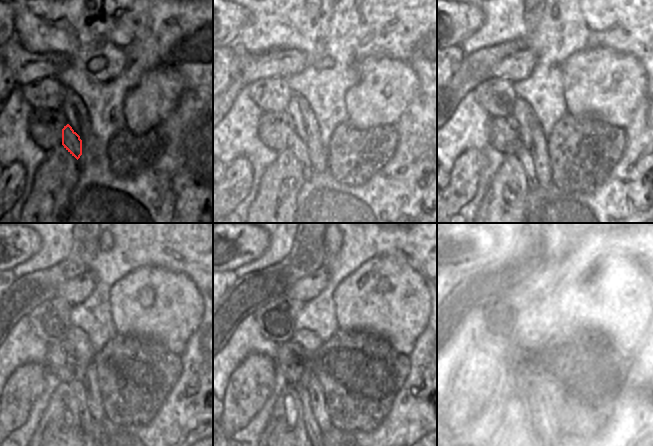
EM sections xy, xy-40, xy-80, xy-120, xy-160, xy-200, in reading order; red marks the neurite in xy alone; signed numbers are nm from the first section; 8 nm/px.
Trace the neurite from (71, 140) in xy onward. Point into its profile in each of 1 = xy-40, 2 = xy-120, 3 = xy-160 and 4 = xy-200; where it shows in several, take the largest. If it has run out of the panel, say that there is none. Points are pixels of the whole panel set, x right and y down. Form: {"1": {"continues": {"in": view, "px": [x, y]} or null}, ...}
{"1": {"continues": {"in": "xy-40", "px": [299, 148]}}, "2": {"continues": {"in": "xy-120", "px": [77, 386]}}, "3": {"continues": {"in": "xy-160", "px": [311, 425]}}, "4": {"continues": {"in": "xy-200", "px": [533, 426]}}}

